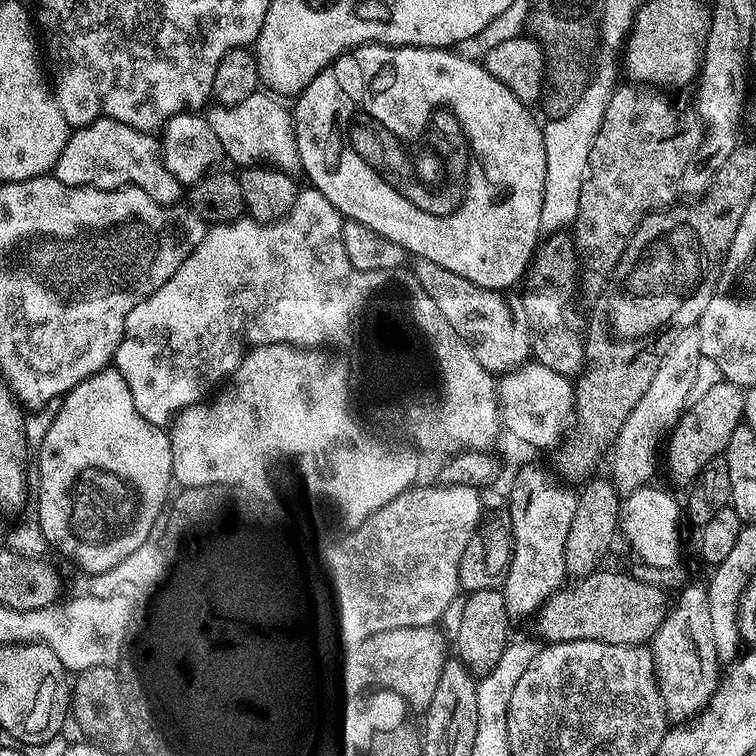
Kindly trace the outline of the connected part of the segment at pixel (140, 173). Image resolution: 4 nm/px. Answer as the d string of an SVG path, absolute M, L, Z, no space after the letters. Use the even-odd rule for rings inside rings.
M101 116L90 122L85 128L77 128L69 135L58 162L54 175L66 186L79 188L127 188L146 190L150 198L159 204L175 204L181 199L182 185L166 170L160 145L155 135L139 132L126 122Z

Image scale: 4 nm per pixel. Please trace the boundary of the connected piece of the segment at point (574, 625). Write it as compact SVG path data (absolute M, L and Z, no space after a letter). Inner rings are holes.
M597 570L588 576L573 579L567 586L557 590L535 613L536 632L544 639L545 645L593 640L626 646L647 645L651 641L652 635L664 621L665 589L638 582L638 578L624 570L604 571Z

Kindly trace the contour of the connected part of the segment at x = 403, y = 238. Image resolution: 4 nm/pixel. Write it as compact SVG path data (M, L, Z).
M362 44L358 48L343 52L339 58L326 65L317 74L314 82L310 82L306 86L306 90L302 90L299 96L295 97L294 107L291 109L292 126L296 135L298 158L300 159L303 175L308 175L307 183L311 187L318 189L322 194L326 194L329 202L340 211L341 217L362 222L362 226L370 226L370 230L378 230L378 234L382 234L382 238L390 238L390 242L398 242L398 246L402 246L409 257L429 260L431 264L442 266L442 270L450 270L450 274L458 274L462 278L474 282L477 288L490 288L493 290L508 290L511 284L519 285L521 283L524 273L527 272L529 264L532 263L532 255L538 251L536 239L542 236L540 219L542 218L542 198L544 197L544 186L546 184L546 148L541 125L538 120L536 124L535 118L528 112L531 111L522 101L514 98L514 94L510 94L510 90L506 90L506 86L502 86L502 82L498 82L498 78L494 78L484 69L483 63L468 61L466 58L458 56L455 51L443 48L410 48L407 46L389 46L387 44Z

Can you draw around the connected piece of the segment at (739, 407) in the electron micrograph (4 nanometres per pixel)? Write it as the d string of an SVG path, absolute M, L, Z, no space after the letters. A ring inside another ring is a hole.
M726 379L713 386L698 402L687 405L680 413L672 434L672 472L680 480L691 482L697 474L716 456L723 456L726 446L730 442L730 434L738 430L744 418L745 389L739 388Z

